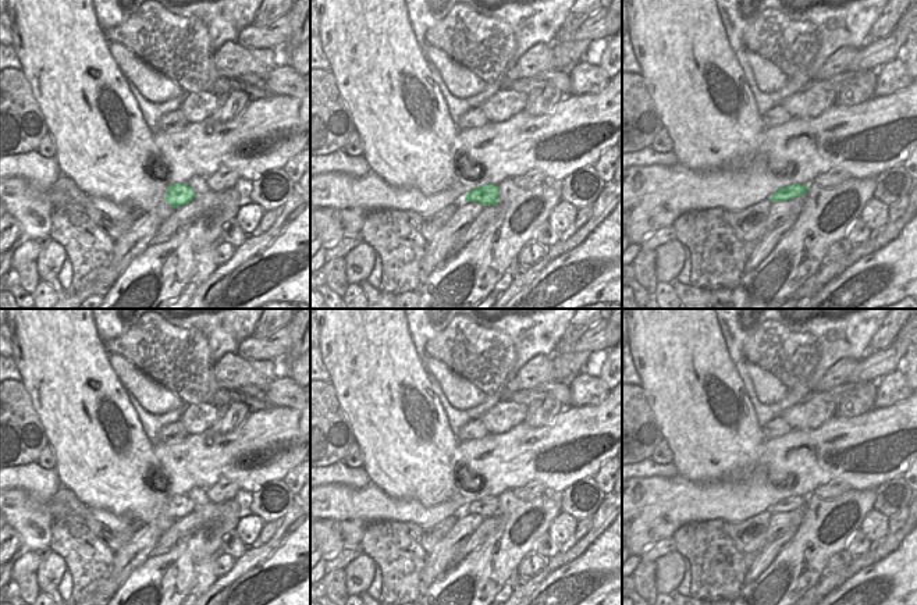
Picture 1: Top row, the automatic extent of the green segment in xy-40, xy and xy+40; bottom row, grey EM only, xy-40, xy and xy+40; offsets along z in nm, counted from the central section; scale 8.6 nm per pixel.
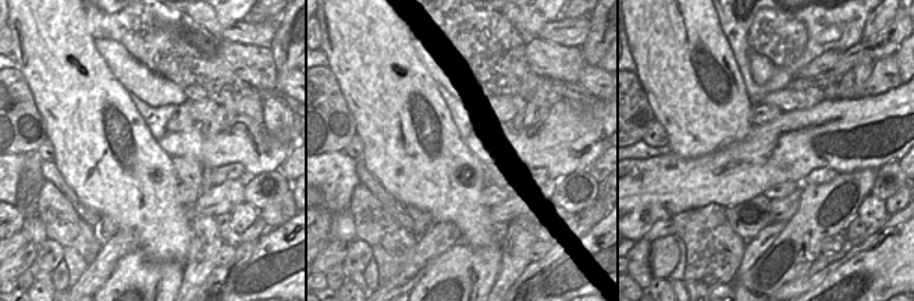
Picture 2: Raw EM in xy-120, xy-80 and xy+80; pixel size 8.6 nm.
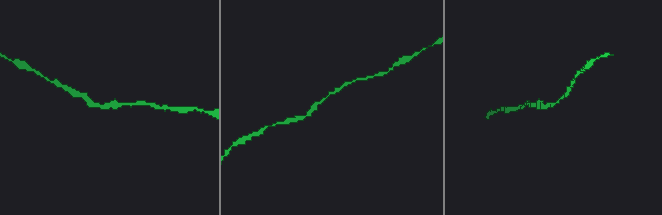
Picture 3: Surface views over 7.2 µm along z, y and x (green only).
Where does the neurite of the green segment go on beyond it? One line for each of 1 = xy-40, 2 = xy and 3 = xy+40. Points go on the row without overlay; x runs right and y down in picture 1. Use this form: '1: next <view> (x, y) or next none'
1: next none
2: next none
3: next none

